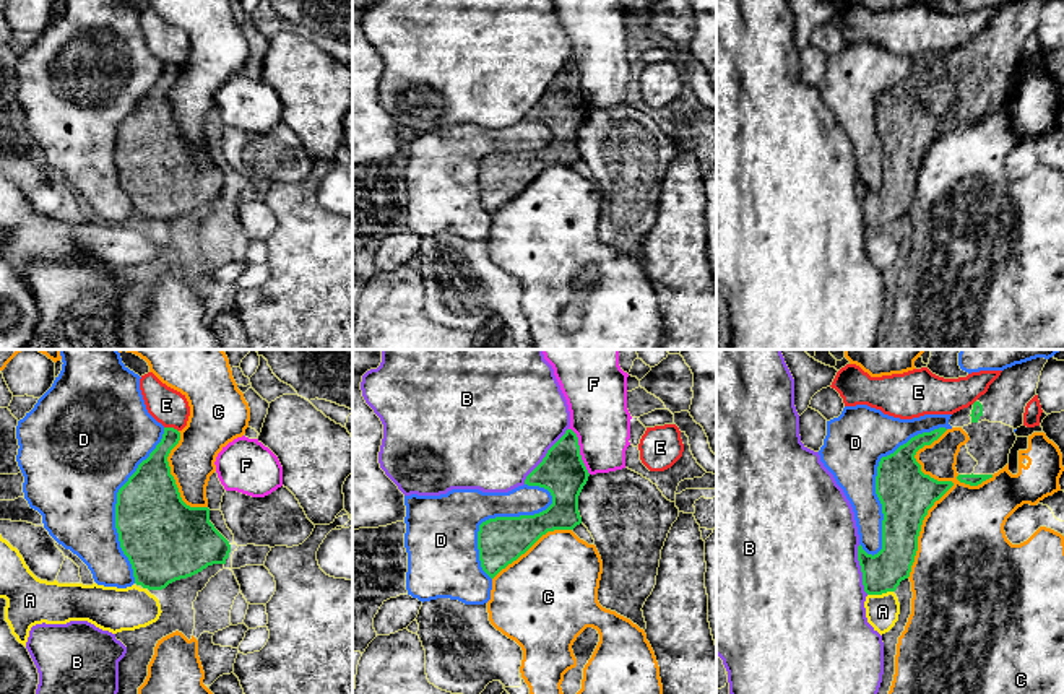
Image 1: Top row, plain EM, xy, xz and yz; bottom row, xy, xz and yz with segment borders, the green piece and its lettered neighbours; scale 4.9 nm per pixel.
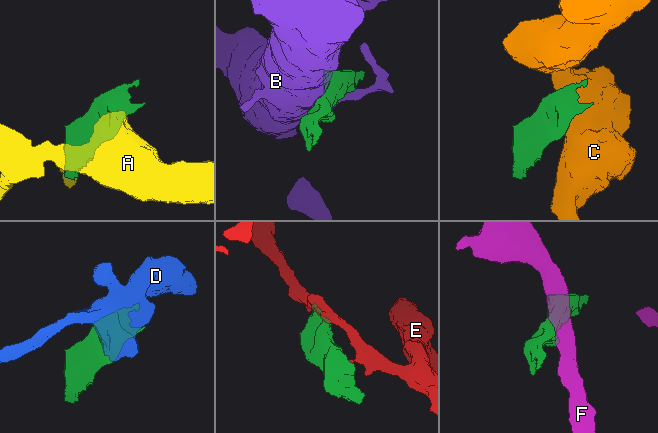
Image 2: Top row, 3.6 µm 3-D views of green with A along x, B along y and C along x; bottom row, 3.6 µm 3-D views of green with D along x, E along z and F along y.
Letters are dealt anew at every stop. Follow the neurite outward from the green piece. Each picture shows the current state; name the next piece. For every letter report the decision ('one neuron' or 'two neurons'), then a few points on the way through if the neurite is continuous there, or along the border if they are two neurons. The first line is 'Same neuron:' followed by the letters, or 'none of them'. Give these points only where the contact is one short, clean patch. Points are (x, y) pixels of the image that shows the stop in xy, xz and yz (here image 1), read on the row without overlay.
Same neuron: none of them
A: two neurons
B: two neurons
C: two neurons
D: two neurons
E: two neurons
F: two neurons

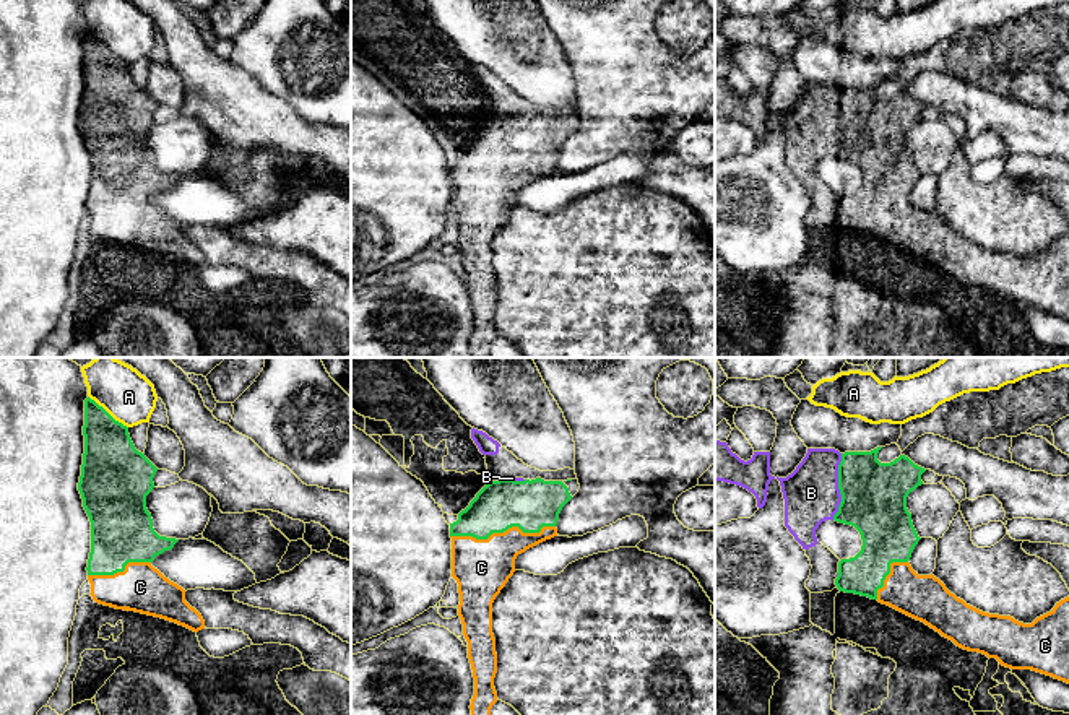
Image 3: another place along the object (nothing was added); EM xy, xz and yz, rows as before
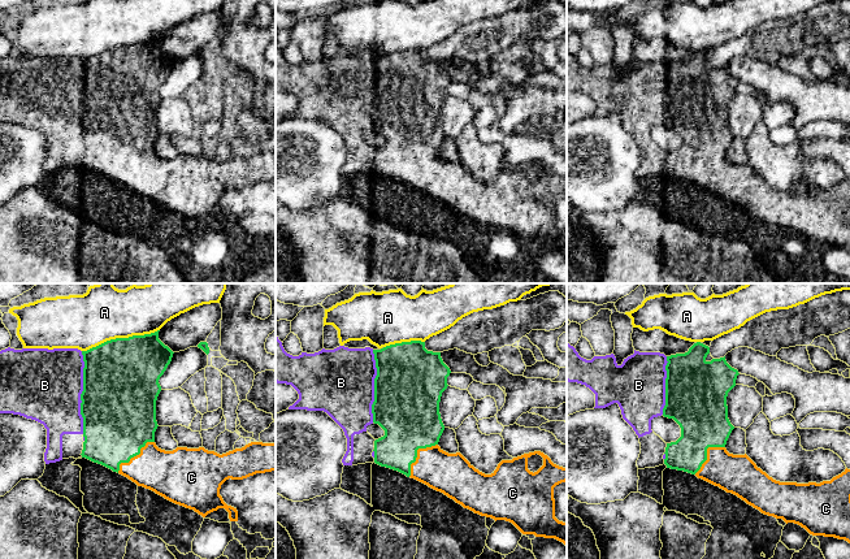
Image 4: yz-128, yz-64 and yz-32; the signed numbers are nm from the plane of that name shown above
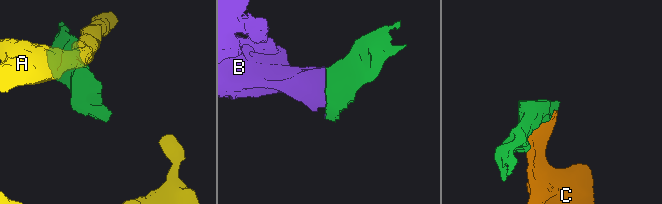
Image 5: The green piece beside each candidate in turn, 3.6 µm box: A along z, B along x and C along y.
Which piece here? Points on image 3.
Same neuron: B, C
A: two neurons
B: one neuron
C: one neuron

